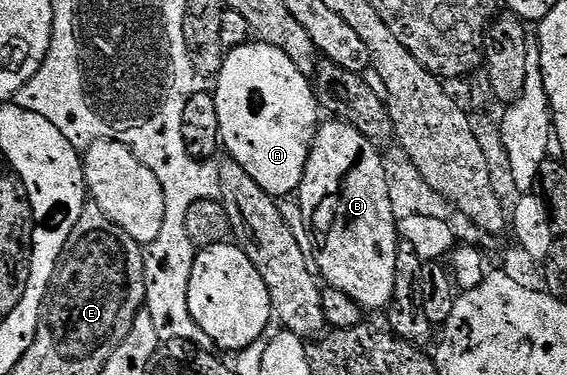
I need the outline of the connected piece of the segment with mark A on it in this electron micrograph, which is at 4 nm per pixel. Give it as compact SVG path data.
M250 41L234 47L225 55L225 64L215 76L215 94L219 109L221 142L228 158L235 160L266 193L274 197L289 195L300 188L309 150L319 126L319 104L310 76L295 69L295 61L279 49L260 41Z

